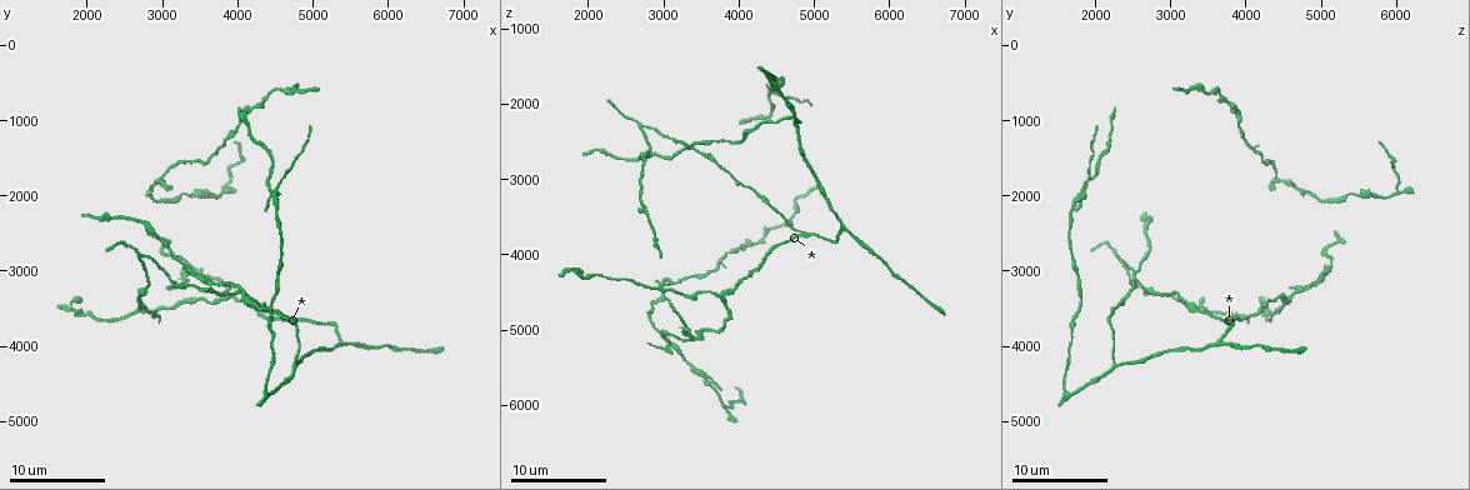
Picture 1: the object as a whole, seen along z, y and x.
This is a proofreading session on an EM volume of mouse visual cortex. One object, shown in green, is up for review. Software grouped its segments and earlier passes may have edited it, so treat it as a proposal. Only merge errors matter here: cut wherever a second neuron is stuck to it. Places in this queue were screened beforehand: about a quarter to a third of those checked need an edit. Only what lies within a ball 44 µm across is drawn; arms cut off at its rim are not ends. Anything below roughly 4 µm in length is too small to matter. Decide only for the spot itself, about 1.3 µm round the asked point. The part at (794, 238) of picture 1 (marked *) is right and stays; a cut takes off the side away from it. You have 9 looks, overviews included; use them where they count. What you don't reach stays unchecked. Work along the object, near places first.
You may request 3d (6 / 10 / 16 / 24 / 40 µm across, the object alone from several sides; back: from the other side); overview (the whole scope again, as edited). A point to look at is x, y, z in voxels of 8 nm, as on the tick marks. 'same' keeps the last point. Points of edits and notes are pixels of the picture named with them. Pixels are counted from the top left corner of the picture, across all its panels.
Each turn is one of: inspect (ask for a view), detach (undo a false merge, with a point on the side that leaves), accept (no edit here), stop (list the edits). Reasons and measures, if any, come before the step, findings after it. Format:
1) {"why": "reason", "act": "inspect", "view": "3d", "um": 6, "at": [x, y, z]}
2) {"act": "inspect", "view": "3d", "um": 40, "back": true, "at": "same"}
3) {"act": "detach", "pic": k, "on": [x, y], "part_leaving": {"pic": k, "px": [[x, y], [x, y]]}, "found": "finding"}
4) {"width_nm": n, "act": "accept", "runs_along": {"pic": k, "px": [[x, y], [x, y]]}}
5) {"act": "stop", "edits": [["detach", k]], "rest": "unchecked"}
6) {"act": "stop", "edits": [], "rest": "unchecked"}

{"why": "side arm on a straight run", "act": "inspect", "view": "3d", "um": 10, "at": [3800, 3350, 4600]}

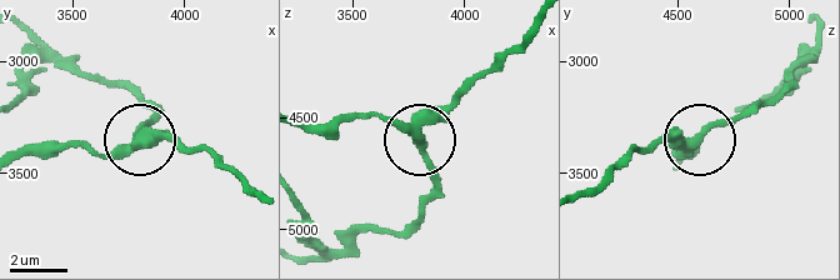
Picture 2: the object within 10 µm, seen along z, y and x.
{"act": "accept", "runs_along": {"pic": 2, "px": [[536, 25], [419, 138], [359, 111]]}, "found": "one neuron here"}

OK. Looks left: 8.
{"act": "inspect", "view": "3d", "um": 16, "at": [2700, 2850, 2350]}

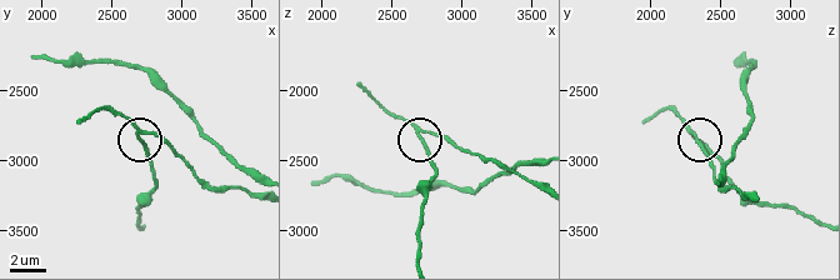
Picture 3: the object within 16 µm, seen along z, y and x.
{"arms": 3, "act": "detach", "pic": 3, "on": [144, 148], "part_leaving": {"pic": 3, "px": [[138, 128], [154, 185], [138, 209], [138, 225]]}, "found": "a second neuron is stuck on"}

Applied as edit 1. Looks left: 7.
{"why": "see it whole again", "act": "inspect", "view": "overview"}

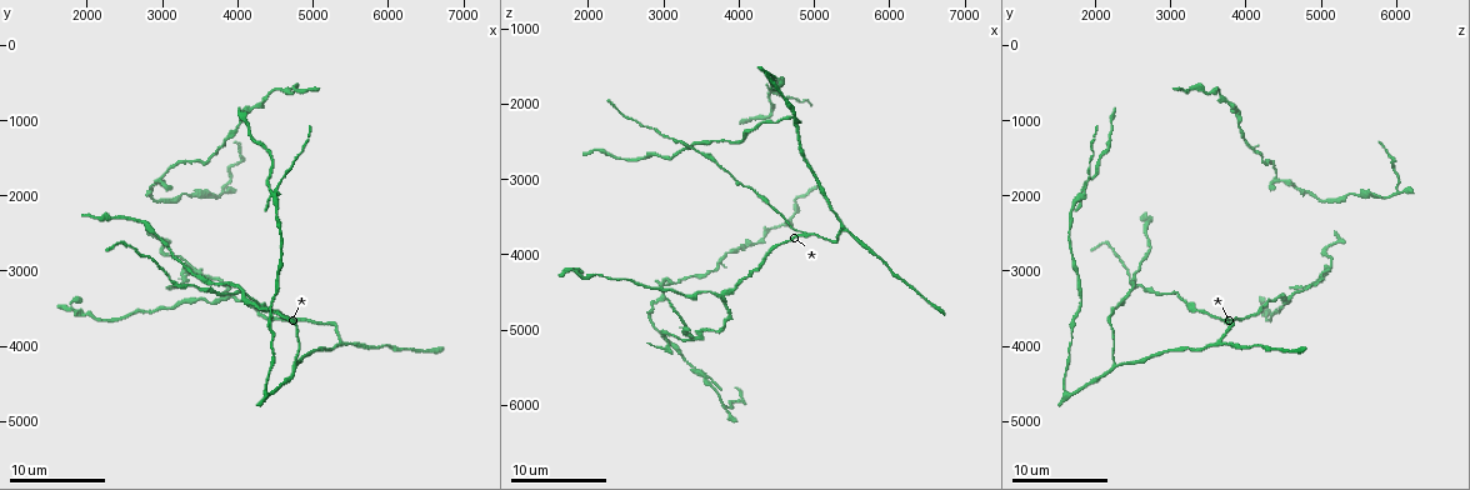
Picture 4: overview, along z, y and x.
{"why": "three-way junction", "act": "inspect", "view": "3d", "um": 16, "at": [4750, 4200, 2250]}

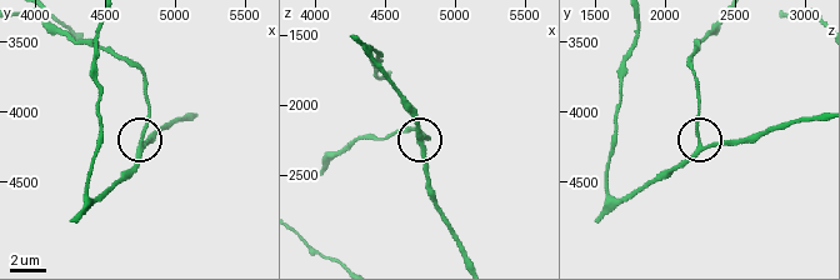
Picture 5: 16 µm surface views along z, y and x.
{"why": "from behind", "act": "inspect", "view": "3d", "um": 16, "back": true, "at": [4740, 4240, 2240]}

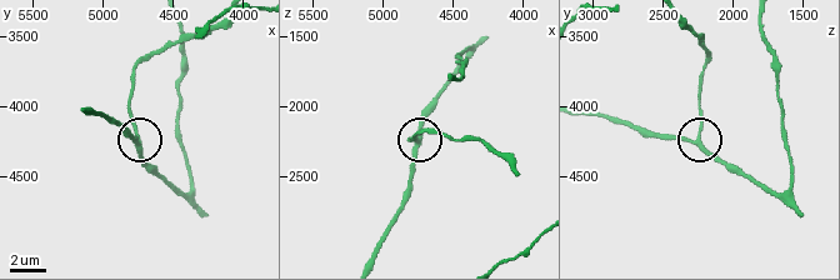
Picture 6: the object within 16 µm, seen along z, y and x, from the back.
{"width_nm": 240, "act": "accept", "runs_along": {"pic": 6, "px": [[584, 111], [669, 138], [695, 138], [700, 134], [700, 95]]}, "found": "all the same neuron"}

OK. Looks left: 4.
{"why": "side arm on a straight run", "act": "inspect", "view": "3d", "um": 16, "at": [5450, 3950, 3700]}

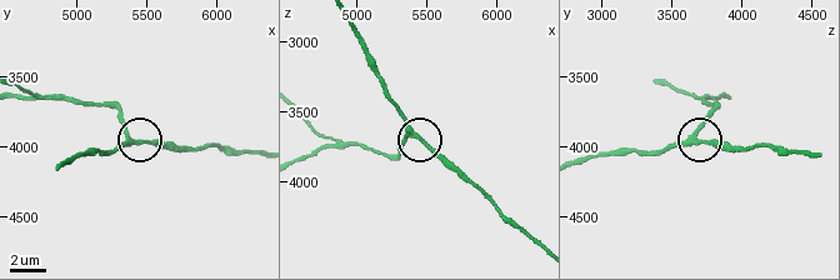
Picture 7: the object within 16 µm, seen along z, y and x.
{"width_nm": 230, "act": "accept", "runs_along": {"pic": 7, "px": [[321, 150], [355, 145], [391, 154], [414, 138], [461, 179]]}, "found": "continuous, no second neuron"}

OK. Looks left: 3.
{"act": "stop", "edits": [["detach", 3]], "rest": "unchecked"}

